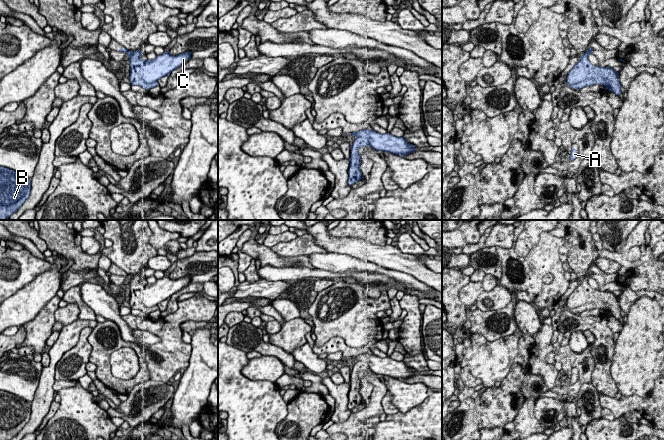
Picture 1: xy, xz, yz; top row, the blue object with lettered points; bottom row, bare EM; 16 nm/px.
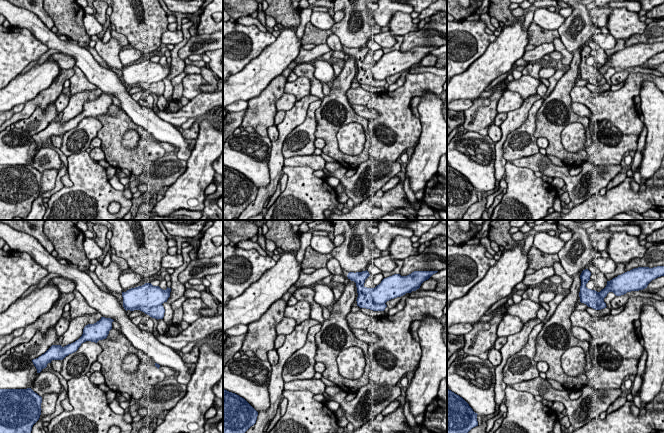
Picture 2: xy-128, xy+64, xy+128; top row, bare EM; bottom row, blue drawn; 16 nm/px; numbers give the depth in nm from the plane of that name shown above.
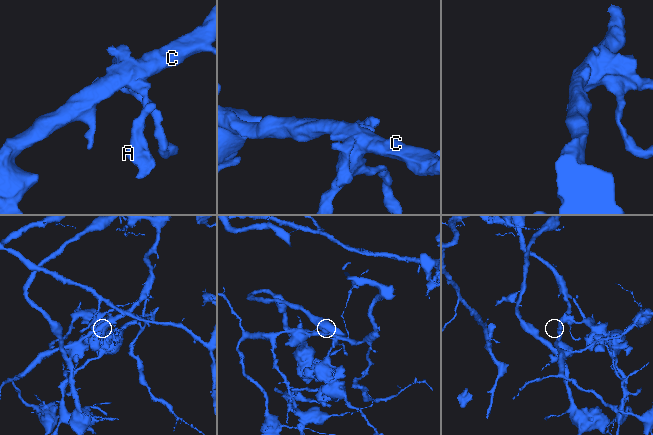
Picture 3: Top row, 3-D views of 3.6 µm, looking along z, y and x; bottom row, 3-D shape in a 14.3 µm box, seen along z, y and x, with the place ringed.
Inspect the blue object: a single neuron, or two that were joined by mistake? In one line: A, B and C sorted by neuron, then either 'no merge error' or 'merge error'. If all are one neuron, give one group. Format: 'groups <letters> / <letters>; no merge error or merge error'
groups A B C; no merge error

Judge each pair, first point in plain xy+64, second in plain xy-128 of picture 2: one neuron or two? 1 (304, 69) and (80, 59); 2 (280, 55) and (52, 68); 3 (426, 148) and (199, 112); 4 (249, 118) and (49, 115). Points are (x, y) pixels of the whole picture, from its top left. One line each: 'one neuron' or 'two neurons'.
1: two neurons
2: one neuron
3: two neurons
4: two neurons

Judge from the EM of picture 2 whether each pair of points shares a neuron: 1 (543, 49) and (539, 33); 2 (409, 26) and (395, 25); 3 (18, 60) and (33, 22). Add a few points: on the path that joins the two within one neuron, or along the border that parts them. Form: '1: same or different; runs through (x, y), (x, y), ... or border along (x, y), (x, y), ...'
1: different; border along (551, 42), (545, 42), (536, 47)
2: same; runs through (406, 25), (398, 25)
3: different; border along (11, 25), (17, 28), (26, 28), (47, 46)

